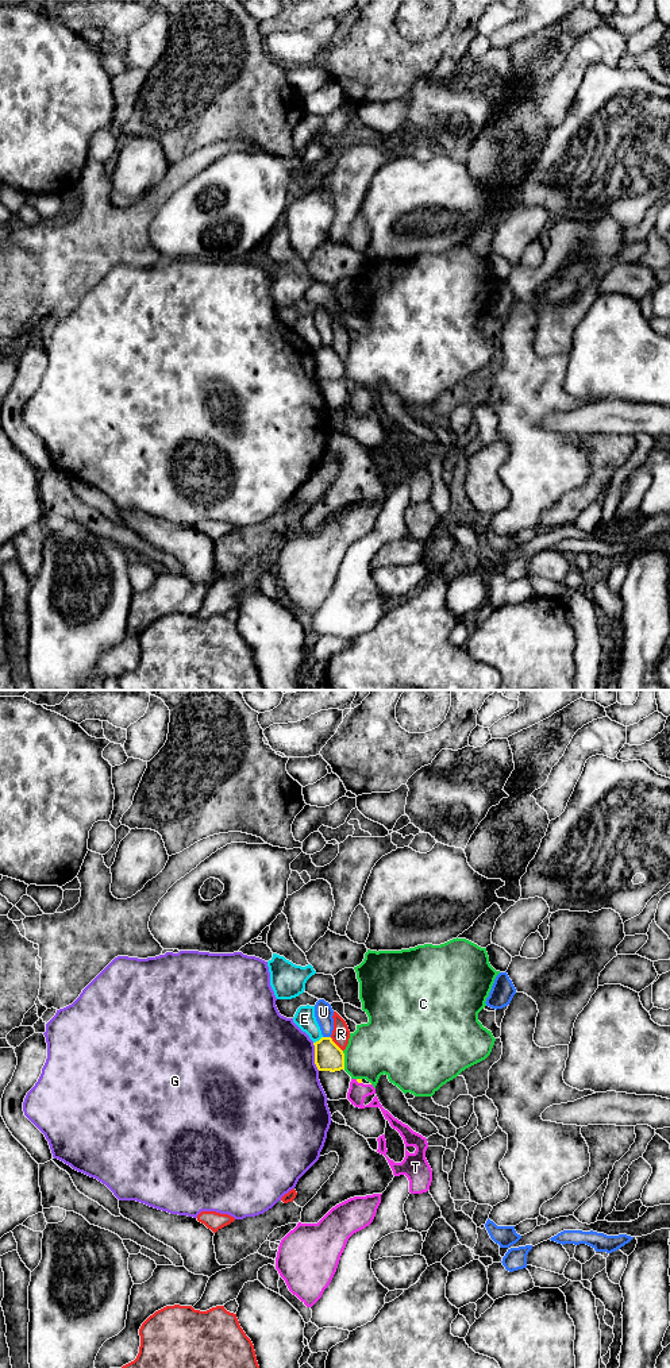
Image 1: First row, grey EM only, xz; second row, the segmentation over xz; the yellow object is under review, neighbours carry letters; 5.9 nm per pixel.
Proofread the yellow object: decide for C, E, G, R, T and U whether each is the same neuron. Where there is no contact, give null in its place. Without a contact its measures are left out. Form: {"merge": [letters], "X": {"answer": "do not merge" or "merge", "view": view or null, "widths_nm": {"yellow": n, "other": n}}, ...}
{"merge": ["T"], "C": {"answer": "do not merge", "view": "xz", "widths_nm": {"yellow": 170, "other": 340}}, "E": {"answer": "do not merge", "view": "xz", "widths_nm": {"yellow": 170, "other": 120}}, "G": {"answer": "do not merge", "view": "xz", "widths_nm": {"yellow": 170, "other": 500}}, "R": {"answer": "do not merge", "view": "xz", "widths_nm": {"yellow": 170, "other": 110}}, "T": {"answer": "merge", "view": "xz", "widths_nm": {"yellow": 30, "other": 110}}, "U": {"answer": "do not merge", "view": "xz", "widths_nm": {"yellow": 170, "other": 110}}}

